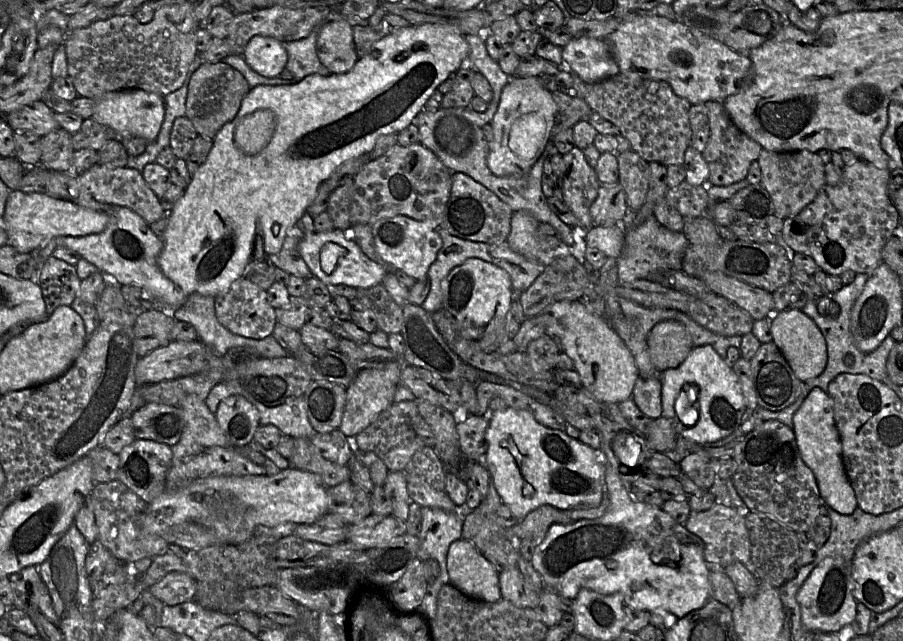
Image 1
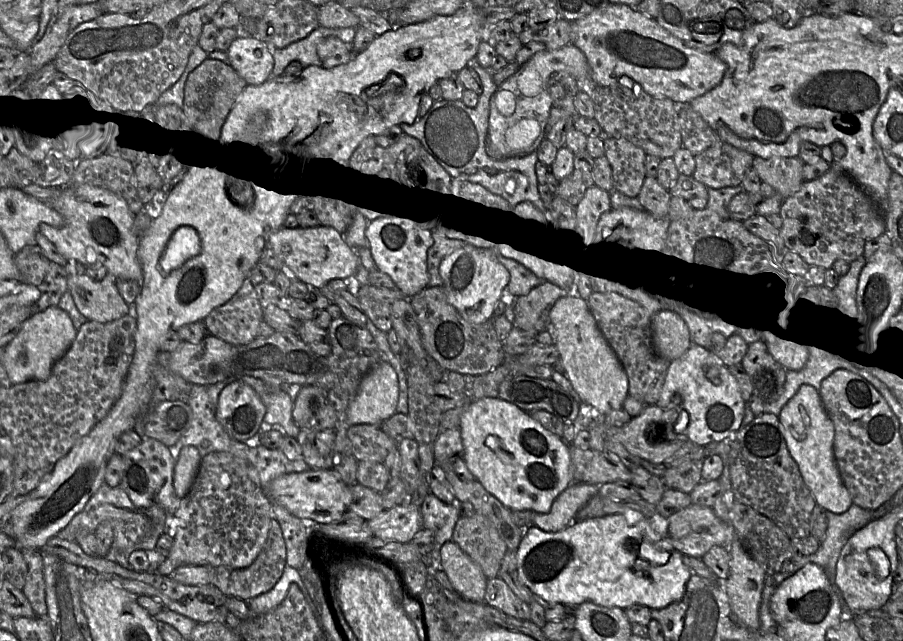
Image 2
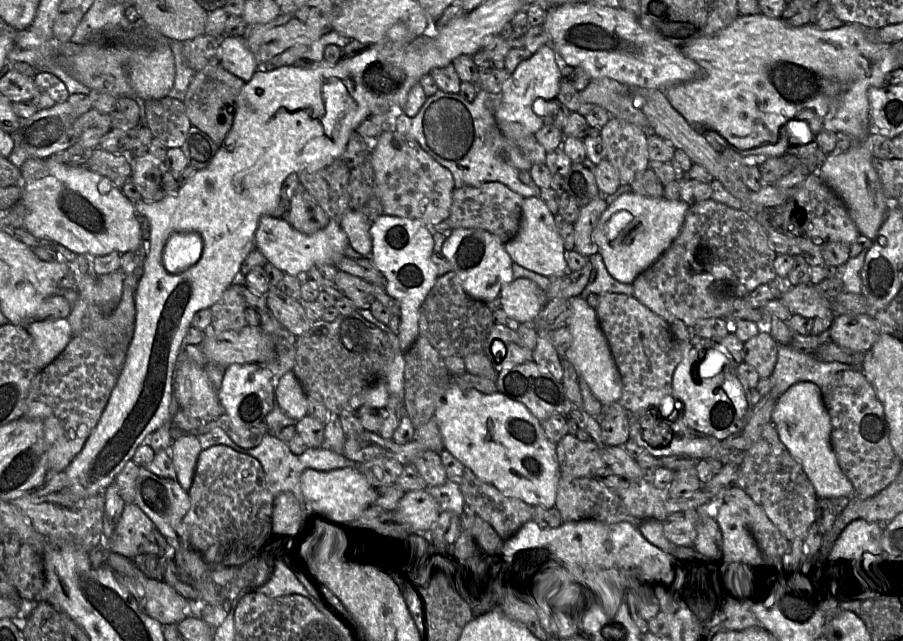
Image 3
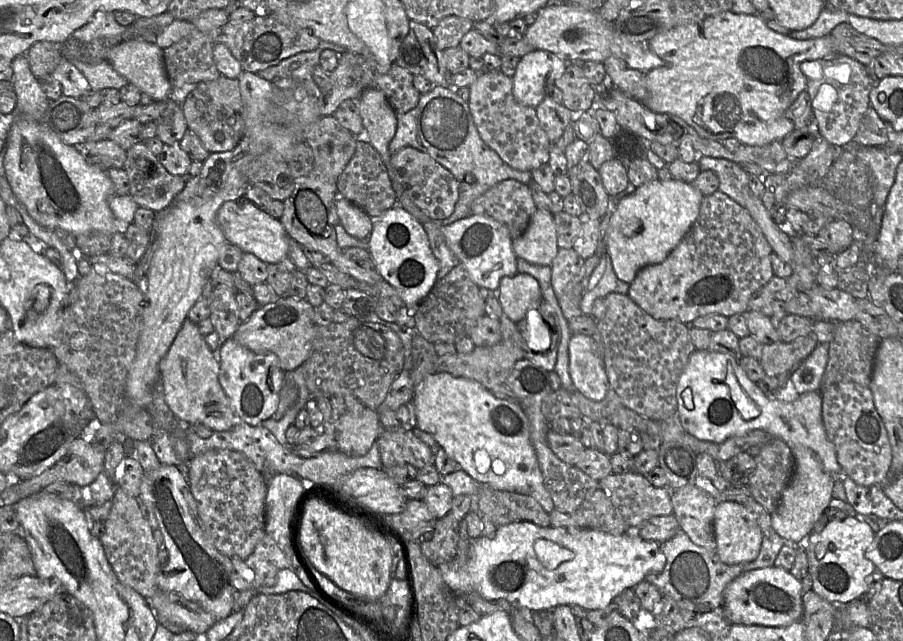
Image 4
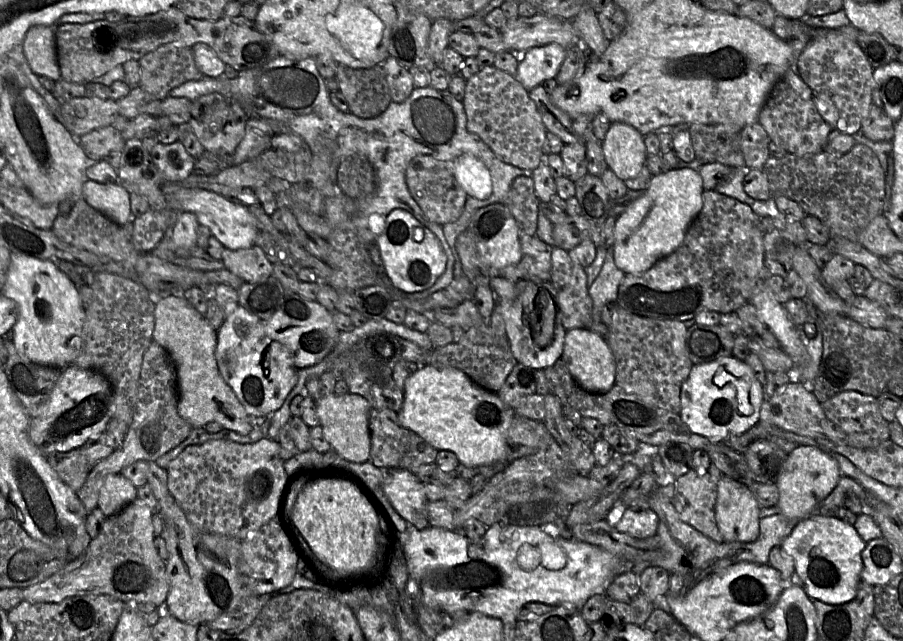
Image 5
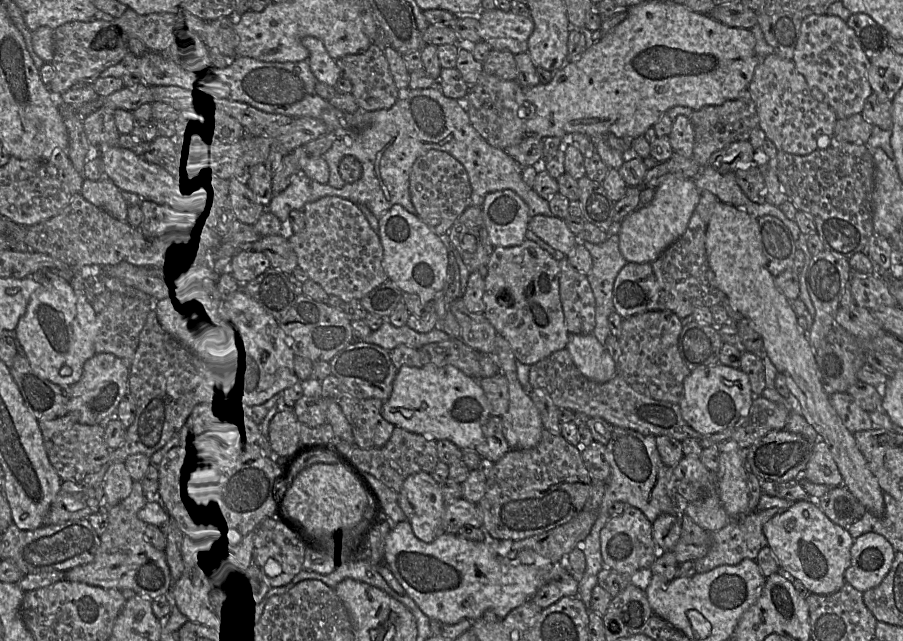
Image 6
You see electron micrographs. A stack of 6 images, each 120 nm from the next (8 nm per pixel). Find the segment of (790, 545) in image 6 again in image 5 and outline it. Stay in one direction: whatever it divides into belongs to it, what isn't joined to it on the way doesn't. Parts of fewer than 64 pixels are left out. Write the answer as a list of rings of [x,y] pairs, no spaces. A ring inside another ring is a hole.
[[[812,514],[797,521],[791,533],[781,543],[781,548],[794,561],[794,570],[803,582],[807,595],[812,600],[828,604],[851,601],[857,593],[863,569],[862,551],[866,542],[854,525],[837,517]]]

